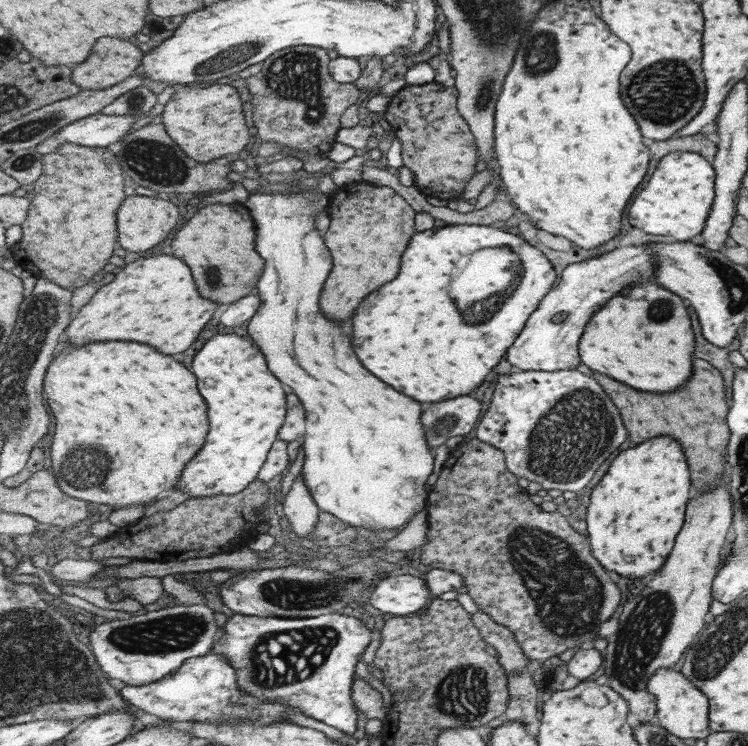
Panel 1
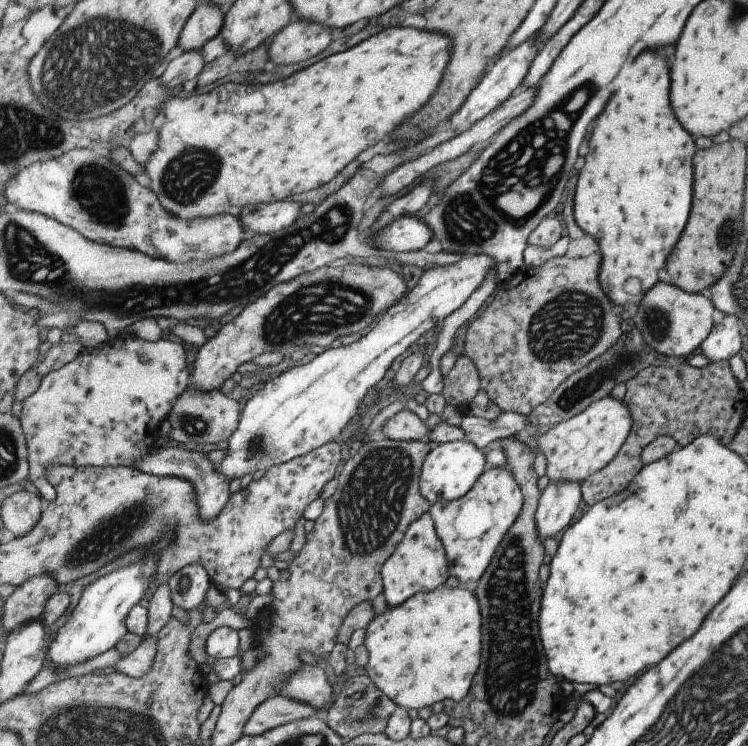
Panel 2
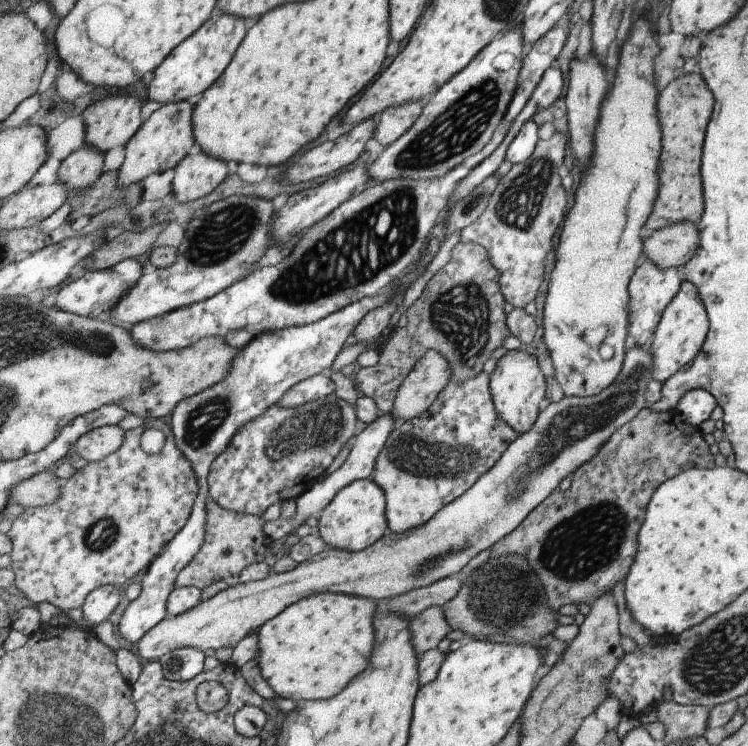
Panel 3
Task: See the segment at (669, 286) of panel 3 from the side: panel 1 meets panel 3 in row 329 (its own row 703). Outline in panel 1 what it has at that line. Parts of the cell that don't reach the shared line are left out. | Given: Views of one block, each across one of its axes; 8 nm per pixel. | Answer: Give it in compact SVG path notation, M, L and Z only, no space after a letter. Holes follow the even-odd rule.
M719 480L715 488L709 492L695 496L687 508L685 508L685 522L681 532L675 536L675 548L663 562L653 578L649 580L642 591L635 598L631 598L621 607L619 614L619 630L616 630L615 648L605 650L602 658L603 675L607 676L607 684L618 696L621 696L628 705L629 726L635 728L635 724L647 724L654 721L656 715L656 705L654 695L647 689L648 681L655 670L659 668L672 668L676 666L677 660L681 658L683 650L687 648L696 638L701 627L708 619L709 604L711 598L711 582L716 575L719 560L730 536L729 530L732 523L732 504L725 483Z

